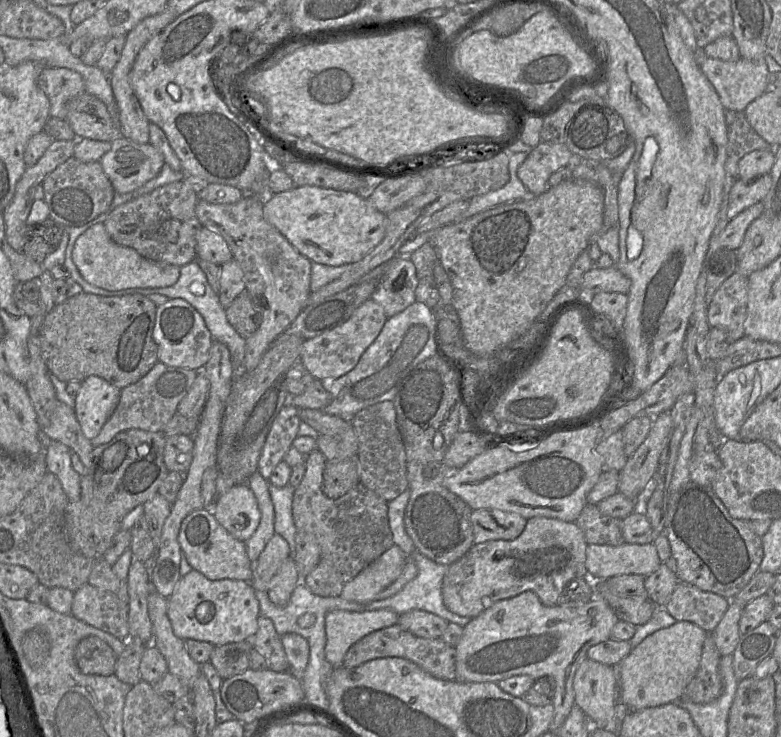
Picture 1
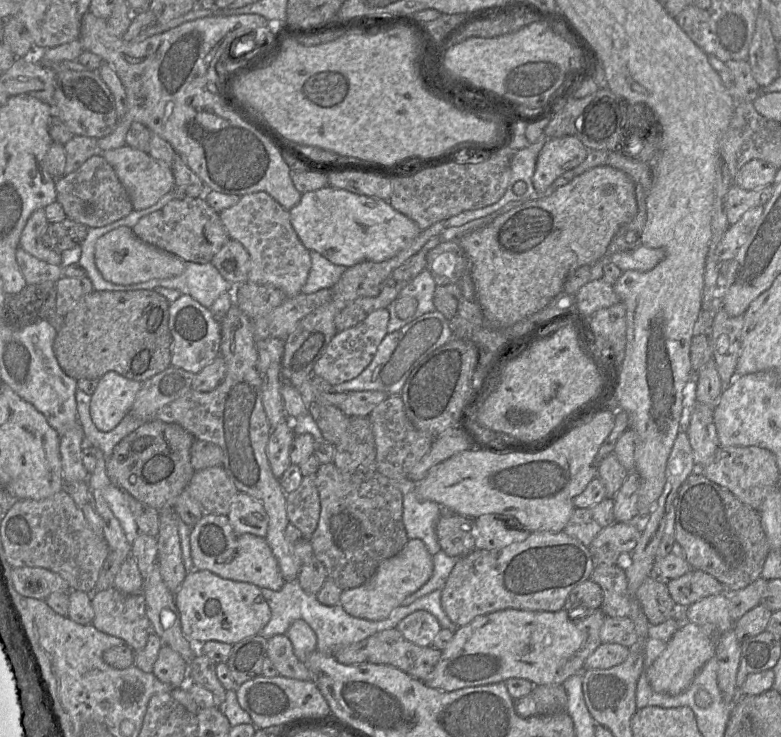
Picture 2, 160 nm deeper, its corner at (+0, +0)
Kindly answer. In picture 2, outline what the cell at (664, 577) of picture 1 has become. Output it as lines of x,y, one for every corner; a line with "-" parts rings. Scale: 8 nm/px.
691,570
666,585
678,608
686,608
708,596
729,594
716,578
700,570

